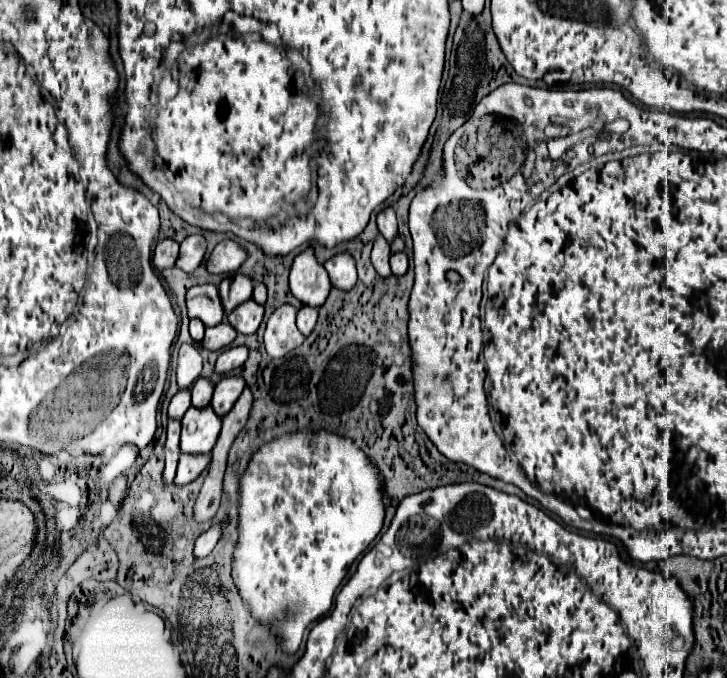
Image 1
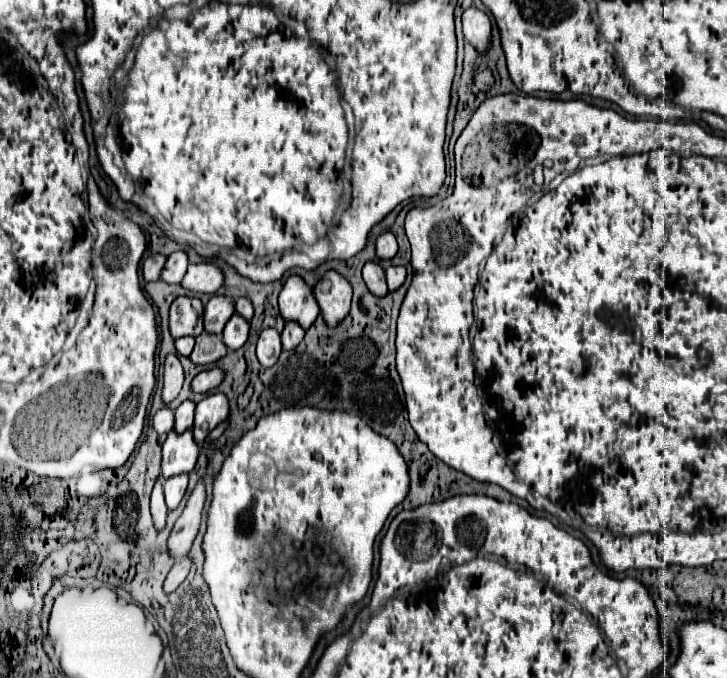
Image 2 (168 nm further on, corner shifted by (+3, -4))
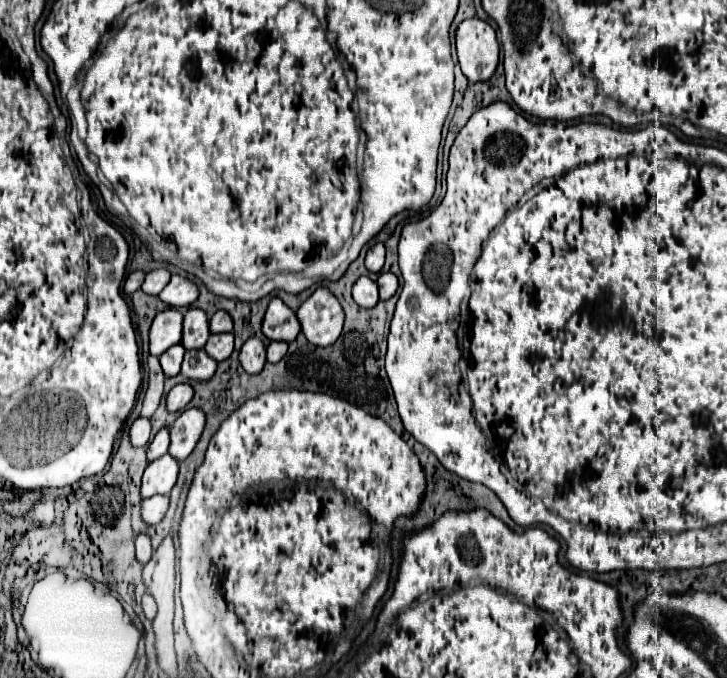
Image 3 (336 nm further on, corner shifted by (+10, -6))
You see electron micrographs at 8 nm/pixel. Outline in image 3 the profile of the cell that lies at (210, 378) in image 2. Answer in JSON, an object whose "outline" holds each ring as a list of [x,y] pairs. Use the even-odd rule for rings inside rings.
{"outline":[[[186,383],[174,385],[174,387],[170,389],[170,393],[166,395],[166,411],[176,413],[176,411],[186,409],[186,405],[188,405],[190,399],[192,399],[192,395],[194,395],[194,391],[192,391],[190,385],[186,385]]]}

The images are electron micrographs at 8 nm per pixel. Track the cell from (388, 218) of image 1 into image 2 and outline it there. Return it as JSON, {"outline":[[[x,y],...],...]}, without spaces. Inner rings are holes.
{"outline":[[[385,231],[377,237],[377,257],[379,259],[391,259],[397,253],[397,239],[391,231]]]}

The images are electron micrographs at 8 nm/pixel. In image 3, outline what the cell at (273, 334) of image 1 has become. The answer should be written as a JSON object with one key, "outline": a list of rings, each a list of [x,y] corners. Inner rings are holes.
{"outline":[[[248,339],[240,349],[240,365],[246,373],[260,373],[266,363],[266,347],[260,339]]]}

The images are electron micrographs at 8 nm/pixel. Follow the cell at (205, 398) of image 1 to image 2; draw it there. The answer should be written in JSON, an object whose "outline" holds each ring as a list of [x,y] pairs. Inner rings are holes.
{"outline":[[[183,401],[177,411],[175,411],[175,431],[185,431],[189,427],[193,427],[193,411],[195,411],[195,403],[193,401]]]}

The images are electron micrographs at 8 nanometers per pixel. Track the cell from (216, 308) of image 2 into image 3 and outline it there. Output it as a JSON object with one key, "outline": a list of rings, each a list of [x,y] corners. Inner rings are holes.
{"outline":[[[188,309],[182,323],[182,341],[184,349],[202,349],[210,337],[208,315],[200,309]]]}

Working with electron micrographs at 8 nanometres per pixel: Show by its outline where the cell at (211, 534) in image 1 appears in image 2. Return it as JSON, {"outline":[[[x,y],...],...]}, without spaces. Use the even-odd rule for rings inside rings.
{"outline":[[[185,557],[185,561],[179,561],[179,563],[173,565],[173,569],[169,571],[169,575],[167,575],[167,579],[165,579],[165,585],[163,585],[167,593],[169,593],[169,591],[175,591],[175,587],[179,587],[179,585],[185,581],[191,565],[193,565],[193,561],[191,561],[189,557]]]}

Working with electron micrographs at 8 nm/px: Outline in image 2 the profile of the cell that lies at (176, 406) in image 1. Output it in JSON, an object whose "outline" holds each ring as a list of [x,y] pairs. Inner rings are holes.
{"outline":[[[163,407],[153,415],[153,427],[157,433],[169,433],[173,429],[173,409]]]}

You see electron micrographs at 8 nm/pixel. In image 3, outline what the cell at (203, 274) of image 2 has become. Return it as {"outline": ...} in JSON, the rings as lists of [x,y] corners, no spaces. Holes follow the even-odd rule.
{"outline":[[[172,275],[170,283],[160,291],[158,299],[174,309],[178,307],[188,307],[192,305],[196,299],[198,299],[198,287],[188,281],[186,277],[180,277],[180,275]]]}

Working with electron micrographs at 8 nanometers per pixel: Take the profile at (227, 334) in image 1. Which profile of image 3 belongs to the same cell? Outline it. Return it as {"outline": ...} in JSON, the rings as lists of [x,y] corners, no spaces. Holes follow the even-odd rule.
{"outline":[[[192,349],[186,351],[182,361],[182,375],[186,379],[194,381],[210,381],[210,377],[216,373],[216,361],[204,353],[204,349]]]}

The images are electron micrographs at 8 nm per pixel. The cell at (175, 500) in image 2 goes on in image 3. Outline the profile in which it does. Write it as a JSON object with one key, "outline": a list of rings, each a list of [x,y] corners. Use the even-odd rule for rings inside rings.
{"outline":[[[156,495],[150,499],[144,499],[140,503],[140,517],[146,525],[156,525],[162,521],[168,509],[168,497],[166,495]]]}

